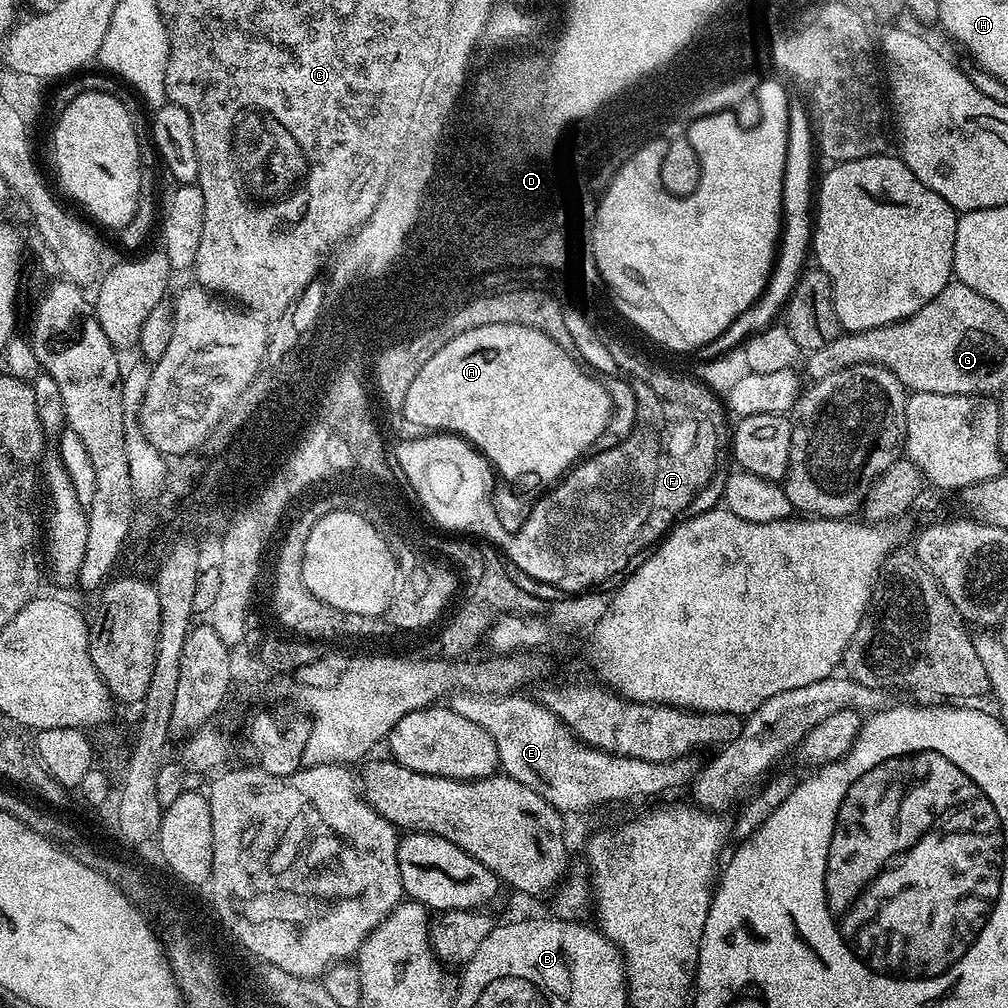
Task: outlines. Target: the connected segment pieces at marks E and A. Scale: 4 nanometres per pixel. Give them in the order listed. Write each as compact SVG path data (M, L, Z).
M476 690L453 691L450 696L450 699L452 699L450 700L450 707L454 710L454 714L462 714L462 718L470 718L470 722L475 722L477 726L482 726L482 730L486 730L486 734L490 734L490 738L494 738L494 746L498 750L498 758L500 759L500 768L502 769L503 775L509 776L510 778L514 778L515 780L517 780L518 782L522 782L526 786L530 786L532 789L534 789L534 791L538 793L539 796L541 796L542 798L546 798L546 802L550 802L551 804L553 804L553 806L557 808L557 810L560 811L561 814L569 814L568 812L584 812L587 810L587 808L594 807L595 804L604 804L610 800L632 800L635 798L635 796L656 796L659 794L659 792L668 792L671 790L671 788L682 787L683 784L685 784L685 786L691 785L693 783L694 777L697 775L697 772L698 772L697 765L696 766L692 765L691 763L693 761L688 758L681 758L679 760L667 760L666 762L662 762L661 764L659 764L658 762L650 762L649 760L643 760L642 758L634 758L633 756L617 756L616 753L614 752L604 752L600 748L592 748L591 746L589 746L589 744L584 744L583 742L581 742L581 740L577 738L577 736L575 736L575 734L572 733L572 731L569 730L569 728L567 728L567 726L565 726L564 723L562 723L562 721L560 721L559 718L556 717L552 713L552 711L548 709L547 706L540 703L539 699L532 697L532 700L531 700L531 698L528 696L516 696L517 694L483 694L484 696L479 696L478 693L479 691L476 691Z
M496 324L466 330L464 333L458 334L452 341L447 342L433 357L430 357L429 361L418 370L417 377L410 383L409 396L404 404L402 416L405 421L416 420L416 424L433 424L440 428L460 428L460 432L468 432L468 436L472 436L472 440L480 440L480 444L484 444L484 450L488 451L488 456L492 456L492 460L496 460L496 464L500 464L500 468L504 468L504 476L512 476L512 480L516 480L516 476L528 476L528 480L533 481L532 484L536 484L536 480L540 479L548 480L555 485L589 451L587 448L600 435L605 435L612 416L612 409L613 402L604 389L603 383L595 375L585 371L571 355L564 353L554 342L543 338L534 338L534 333L521 327L515 330L502 330L500 324Z

